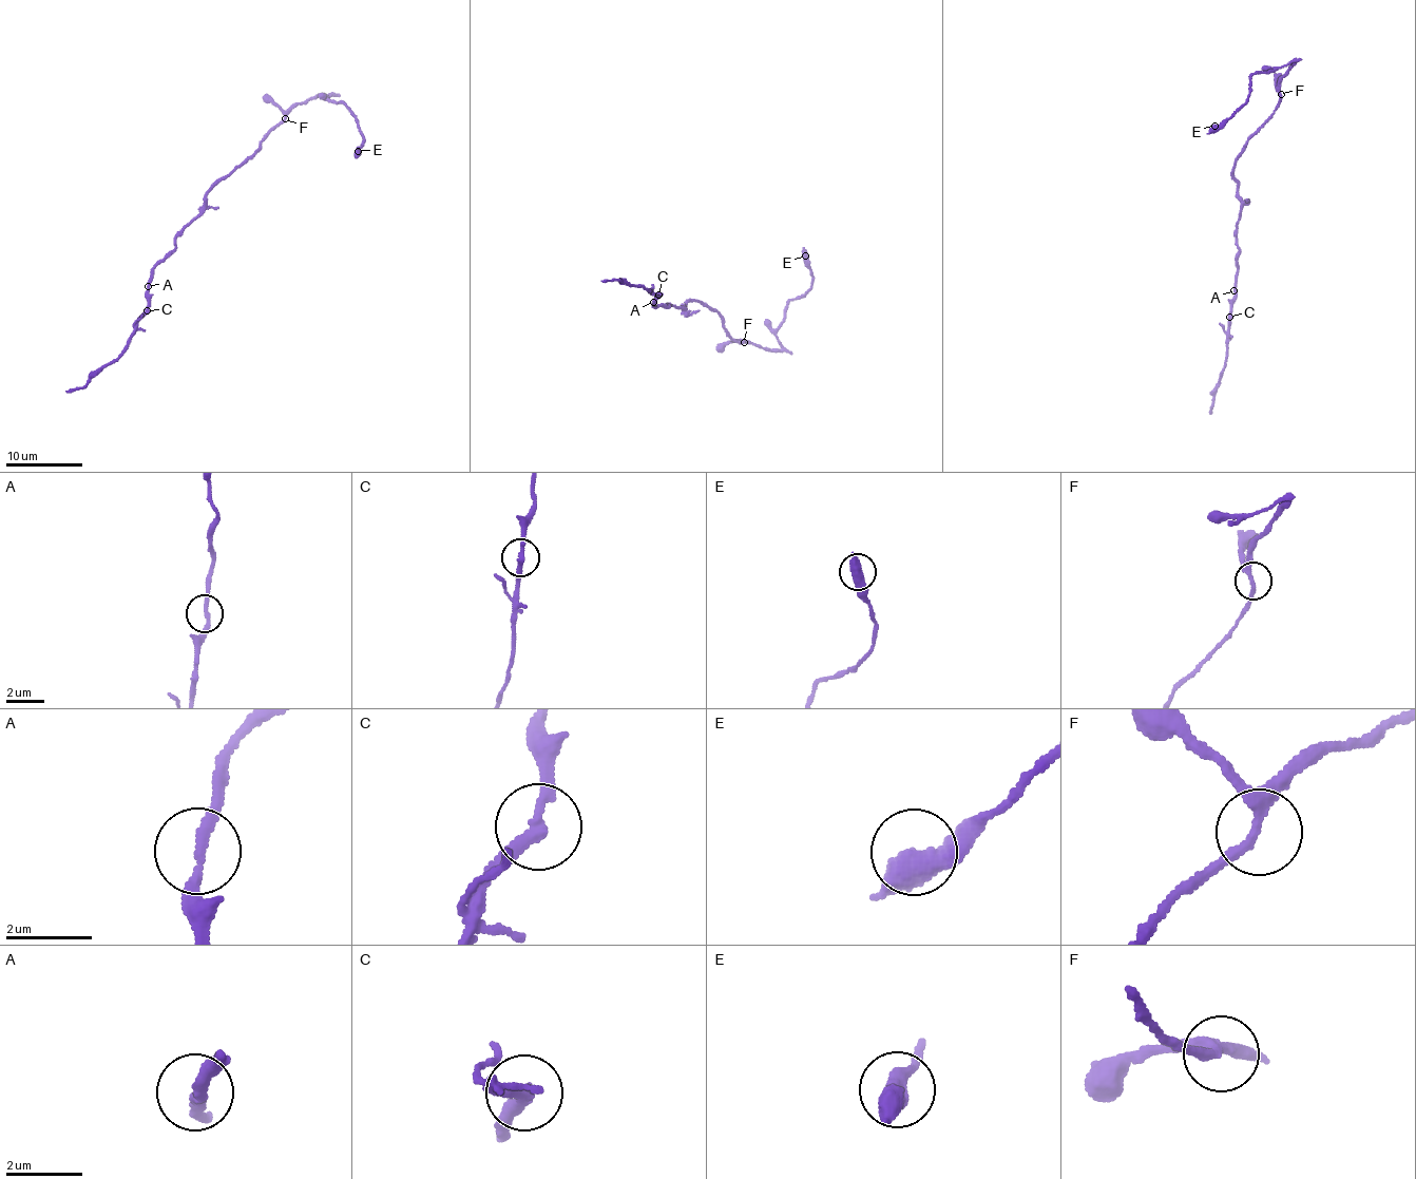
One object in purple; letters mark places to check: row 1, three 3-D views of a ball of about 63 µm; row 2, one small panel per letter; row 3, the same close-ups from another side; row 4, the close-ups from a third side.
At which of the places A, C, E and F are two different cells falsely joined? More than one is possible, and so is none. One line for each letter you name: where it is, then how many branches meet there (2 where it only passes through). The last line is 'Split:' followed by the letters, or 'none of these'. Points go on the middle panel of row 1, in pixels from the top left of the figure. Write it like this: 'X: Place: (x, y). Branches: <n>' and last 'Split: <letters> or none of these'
C: Place: (658, 295). Branches: 2
Split: C

